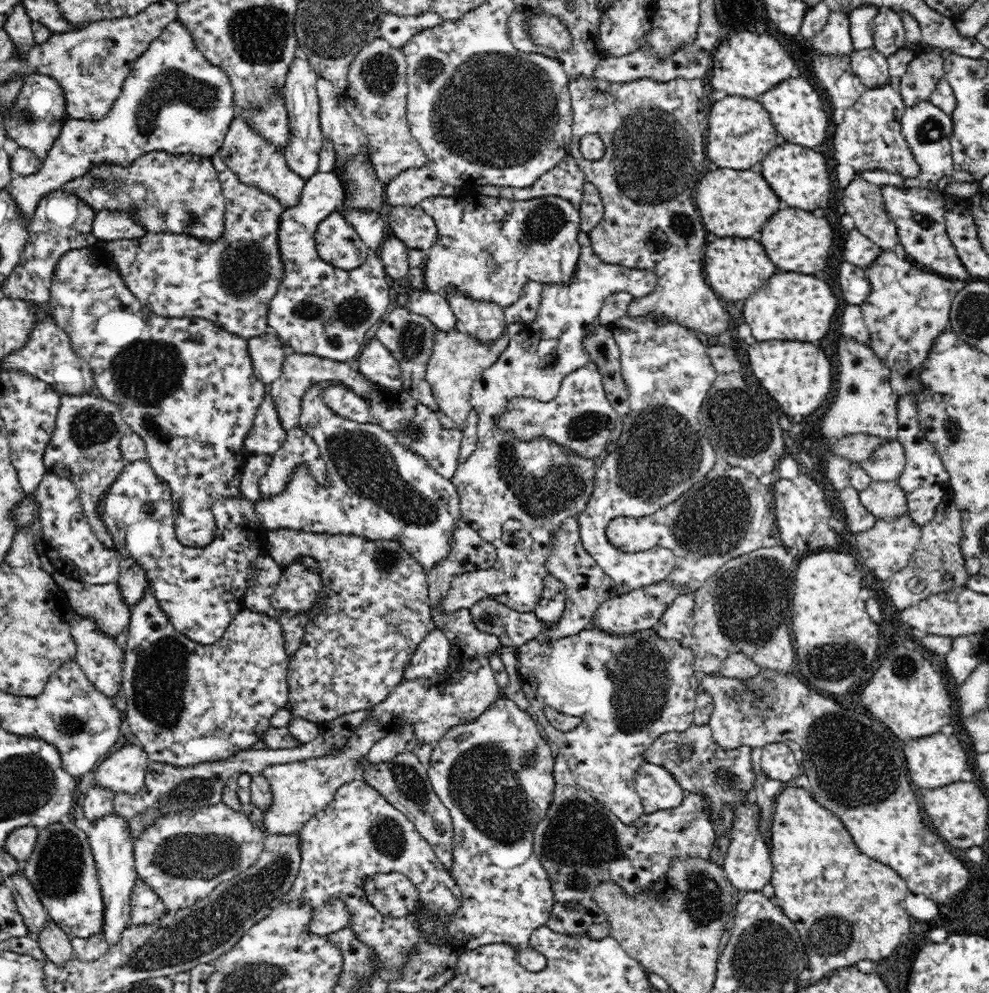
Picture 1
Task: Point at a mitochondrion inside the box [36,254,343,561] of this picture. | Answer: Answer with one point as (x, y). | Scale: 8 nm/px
(144, 370)

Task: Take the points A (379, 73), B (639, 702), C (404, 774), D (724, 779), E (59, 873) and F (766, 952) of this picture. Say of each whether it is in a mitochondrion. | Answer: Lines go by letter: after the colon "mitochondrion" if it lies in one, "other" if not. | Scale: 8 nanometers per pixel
A: mitochondrion
B: mitochondrion
C: mitochondrion
D: mitochondrion
E: mitochondrion
F: mitochondrion

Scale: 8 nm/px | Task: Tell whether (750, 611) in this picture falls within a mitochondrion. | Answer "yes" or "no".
yes

